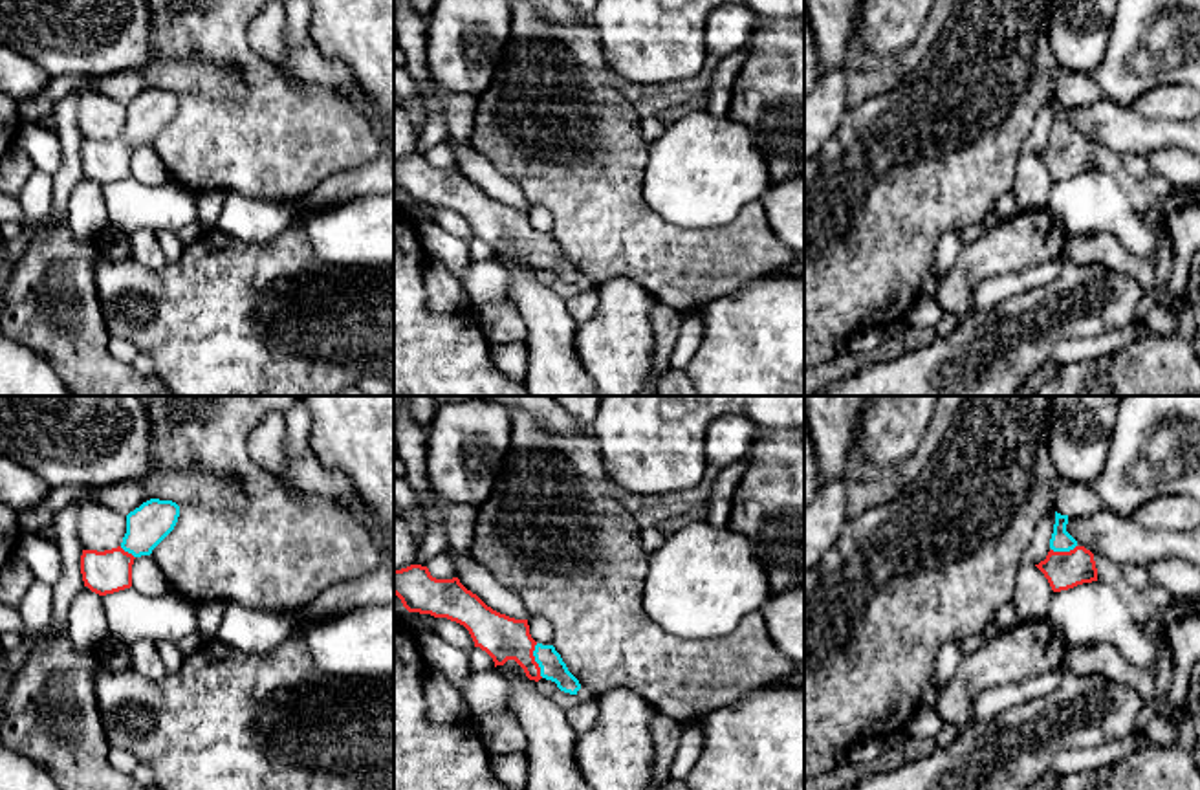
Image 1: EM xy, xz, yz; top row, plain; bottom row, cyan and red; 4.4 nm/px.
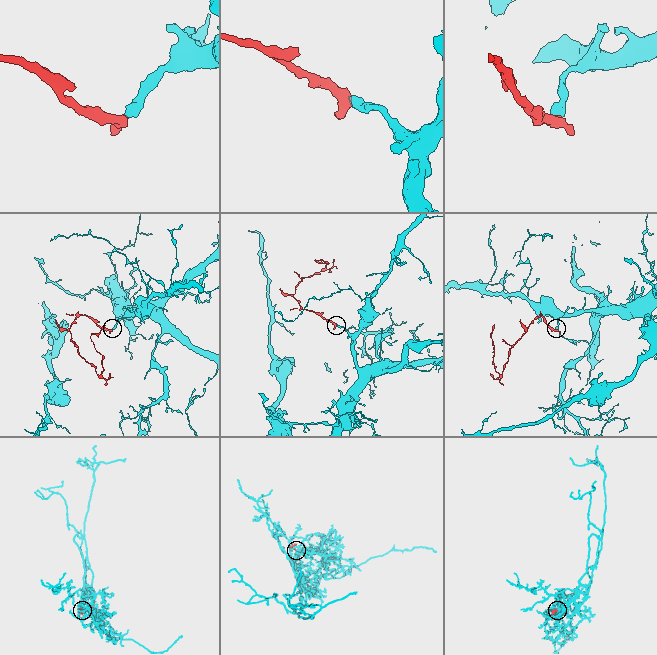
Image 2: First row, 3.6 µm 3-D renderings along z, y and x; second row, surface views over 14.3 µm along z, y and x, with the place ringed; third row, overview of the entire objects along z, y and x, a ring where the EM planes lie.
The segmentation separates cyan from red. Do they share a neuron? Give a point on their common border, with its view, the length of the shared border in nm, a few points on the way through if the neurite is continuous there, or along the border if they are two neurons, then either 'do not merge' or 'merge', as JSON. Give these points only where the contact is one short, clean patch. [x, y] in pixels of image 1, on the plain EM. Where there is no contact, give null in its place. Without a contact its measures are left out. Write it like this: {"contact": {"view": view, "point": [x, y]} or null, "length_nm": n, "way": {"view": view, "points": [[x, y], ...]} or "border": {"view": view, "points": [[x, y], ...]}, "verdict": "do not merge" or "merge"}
{"contact": {"view": "xz", "point": [535, 250]}, "length_nm": 160, "way": {"view": "xz", "points": [[552, 257], [546, 252], [535, 250], [515, 231], [504, 228]]}, "verdict": "merge"}

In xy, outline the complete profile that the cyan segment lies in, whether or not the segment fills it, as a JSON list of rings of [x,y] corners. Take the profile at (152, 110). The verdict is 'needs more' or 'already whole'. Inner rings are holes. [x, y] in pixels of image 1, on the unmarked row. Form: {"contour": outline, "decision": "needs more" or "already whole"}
{"contour": [[[150,88],[126,104],[126,123],[117,137],[82,139],[81,163],[84,176],[99,185],[132,176],[136,147],[152,139],[174,119],[180,95],[172,90]]], "decision": "needs more"}

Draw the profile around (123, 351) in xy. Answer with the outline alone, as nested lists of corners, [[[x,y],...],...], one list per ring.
[[[110,337],[108,350],[114,356],[114,359],[126,365],[132,365],[134,359],[139,356],[137,346],[132,341],[121,337]]]

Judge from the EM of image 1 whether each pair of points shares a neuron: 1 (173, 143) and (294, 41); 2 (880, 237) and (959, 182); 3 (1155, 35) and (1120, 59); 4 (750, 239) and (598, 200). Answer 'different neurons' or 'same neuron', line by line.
1: different neurons
2: same neuron
3: same neuron
4: same neuron

